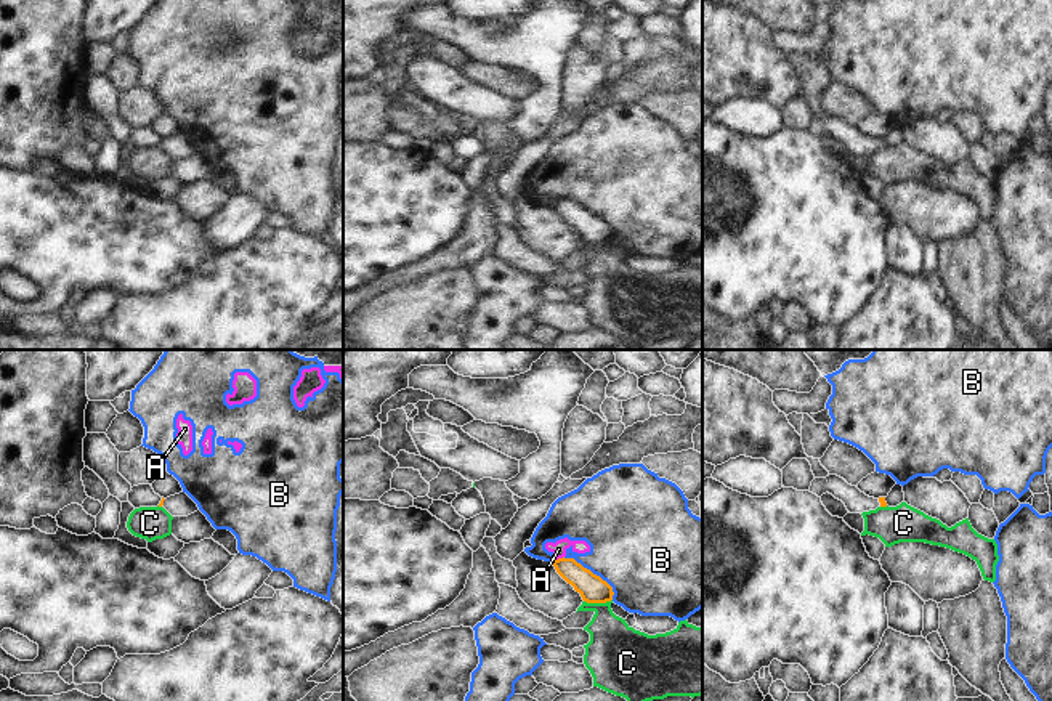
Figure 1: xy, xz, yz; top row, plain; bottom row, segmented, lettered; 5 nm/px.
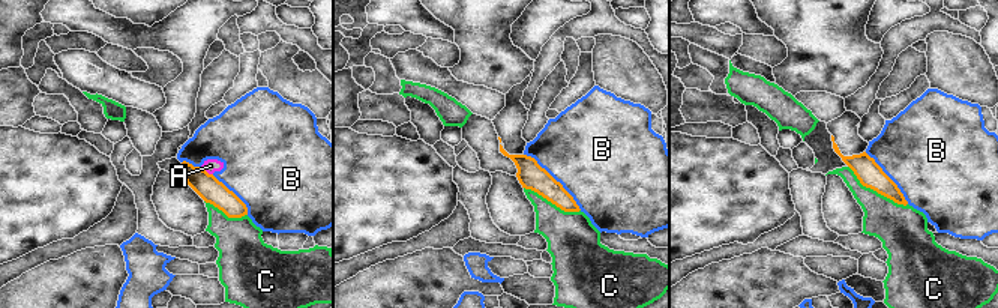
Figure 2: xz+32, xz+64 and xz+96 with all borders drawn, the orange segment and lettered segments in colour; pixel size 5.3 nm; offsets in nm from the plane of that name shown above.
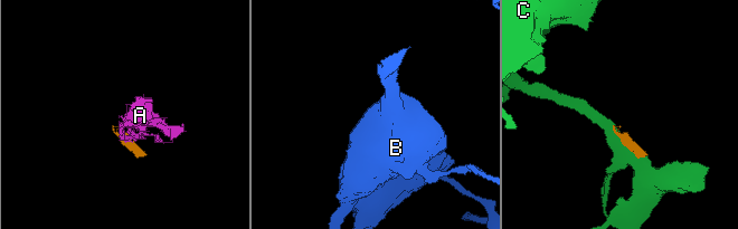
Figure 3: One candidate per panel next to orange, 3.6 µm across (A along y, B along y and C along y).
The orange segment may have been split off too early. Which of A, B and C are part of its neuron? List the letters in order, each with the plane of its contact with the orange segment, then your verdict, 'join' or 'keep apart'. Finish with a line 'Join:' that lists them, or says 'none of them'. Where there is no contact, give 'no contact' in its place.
A: xz | keep apart
B: xz | keep apart
C: xz | keep apart
Join: none of them

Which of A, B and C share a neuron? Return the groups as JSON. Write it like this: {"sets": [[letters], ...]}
{"sets": [["A", "B"], ["C"]]}

